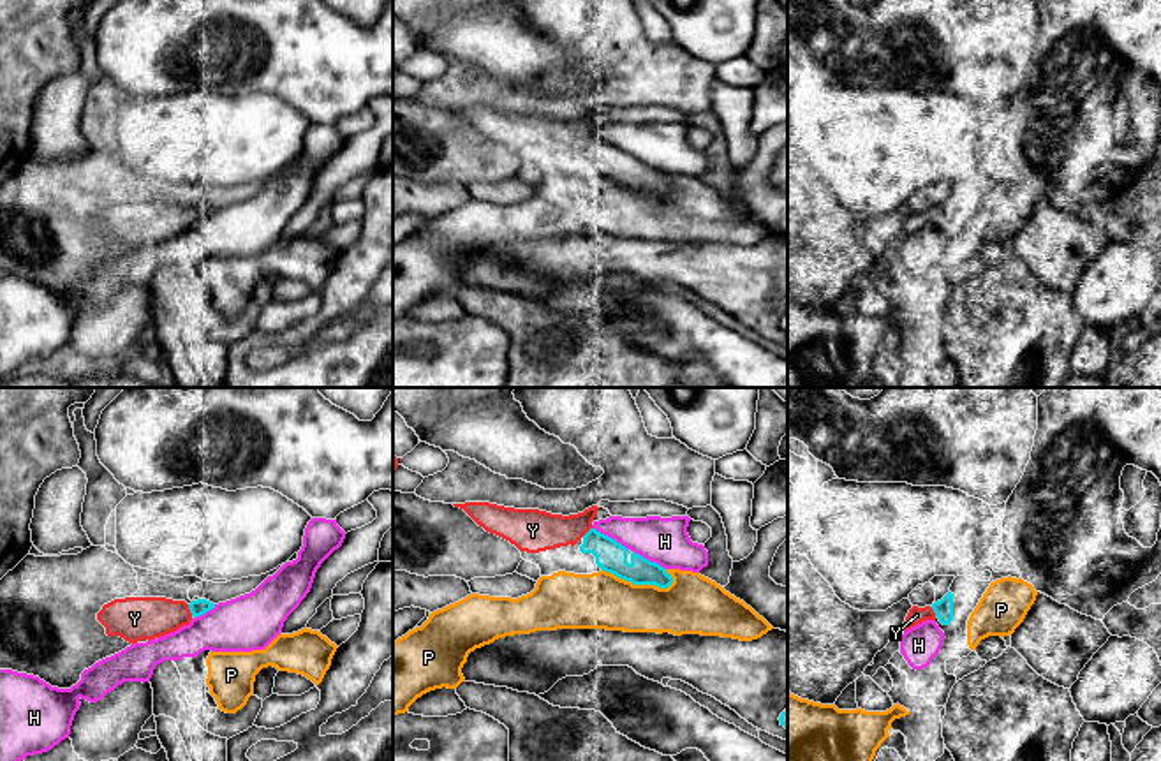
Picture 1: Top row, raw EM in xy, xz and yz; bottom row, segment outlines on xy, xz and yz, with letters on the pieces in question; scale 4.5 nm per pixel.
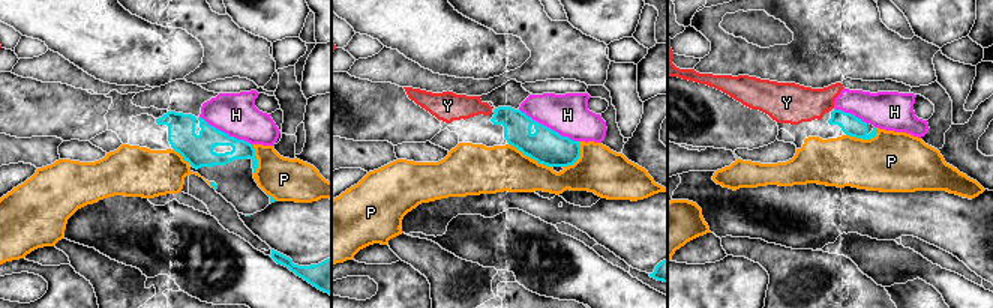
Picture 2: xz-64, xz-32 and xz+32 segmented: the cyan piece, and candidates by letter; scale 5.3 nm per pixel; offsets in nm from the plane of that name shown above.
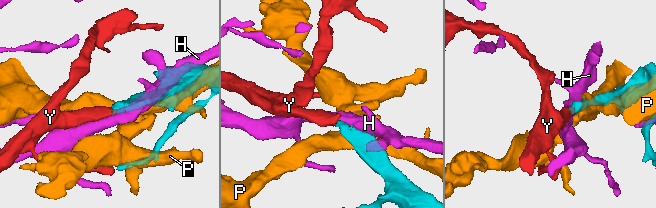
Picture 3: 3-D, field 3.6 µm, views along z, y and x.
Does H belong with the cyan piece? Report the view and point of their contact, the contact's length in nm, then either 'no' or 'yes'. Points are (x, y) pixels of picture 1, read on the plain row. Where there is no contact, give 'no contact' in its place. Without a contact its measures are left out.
contact xz (610, 143); length 200 nm; no

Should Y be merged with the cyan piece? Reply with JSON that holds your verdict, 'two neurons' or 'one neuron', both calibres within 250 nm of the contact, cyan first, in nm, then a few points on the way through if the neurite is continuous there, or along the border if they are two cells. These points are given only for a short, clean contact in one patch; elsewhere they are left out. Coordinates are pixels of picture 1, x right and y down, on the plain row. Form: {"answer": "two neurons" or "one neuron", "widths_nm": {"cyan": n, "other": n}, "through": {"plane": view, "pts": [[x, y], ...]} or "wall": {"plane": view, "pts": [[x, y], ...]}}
{"answer": "one neuron", "widths_nm": {"cyan": 70, "other": 200}}

